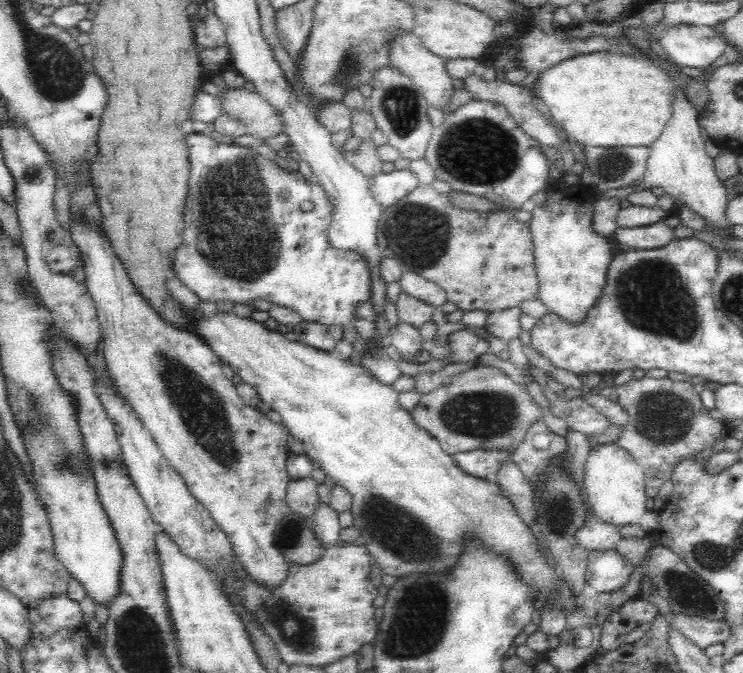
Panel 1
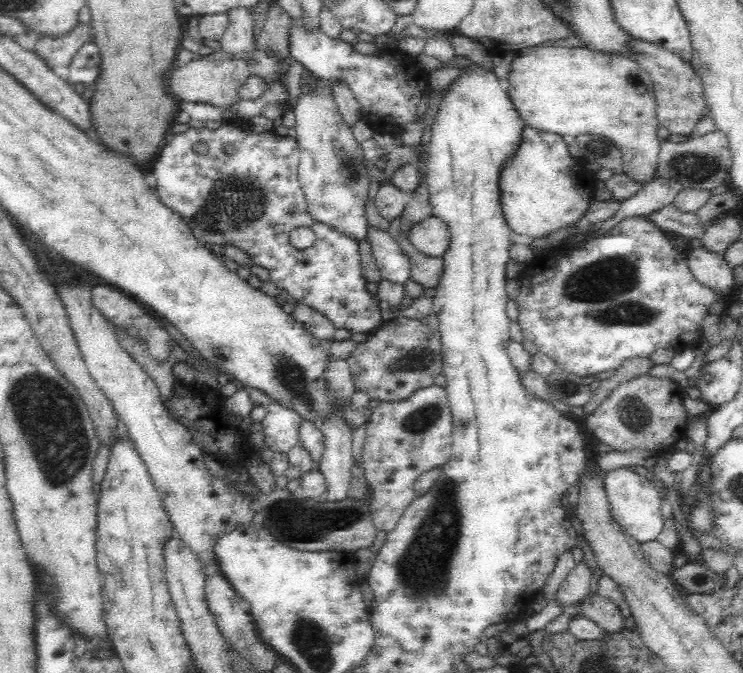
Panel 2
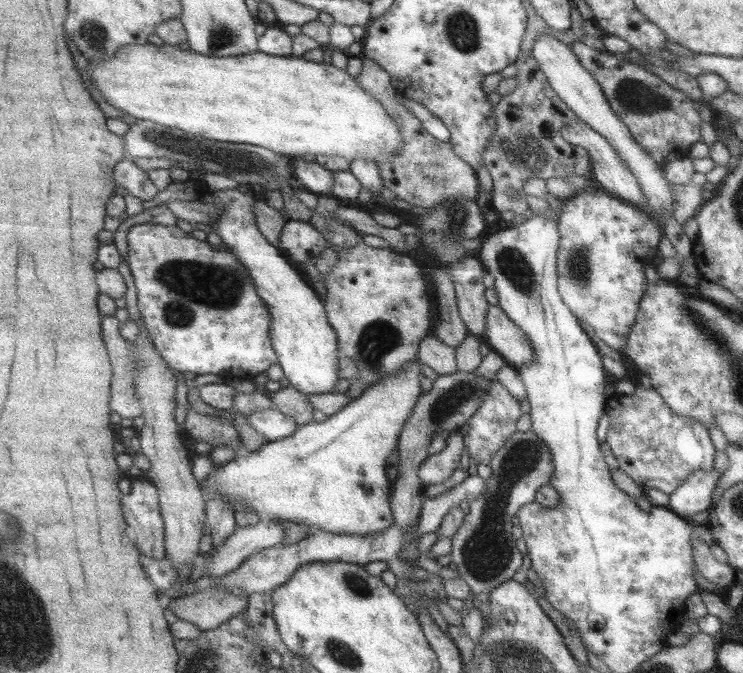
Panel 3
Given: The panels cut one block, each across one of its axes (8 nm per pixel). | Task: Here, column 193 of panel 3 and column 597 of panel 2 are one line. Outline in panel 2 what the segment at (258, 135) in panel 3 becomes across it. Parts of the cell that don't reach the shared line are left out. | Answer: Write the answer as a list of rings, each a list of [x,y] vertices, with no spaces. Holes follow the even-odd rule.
[[[530,47],[516,54],[508,72],[509,95],[525,125],[536,130],[561,134],[565,138],[578,134],[598,133],[609,138],[619,149],[622,172],[640,183],[640,188],[655,180],[659,166],[658,119],[651,76],[624,54],[604,53],[584,47]]]

